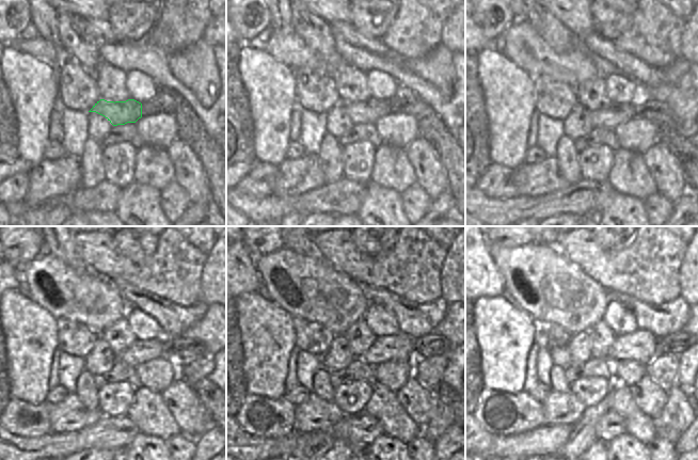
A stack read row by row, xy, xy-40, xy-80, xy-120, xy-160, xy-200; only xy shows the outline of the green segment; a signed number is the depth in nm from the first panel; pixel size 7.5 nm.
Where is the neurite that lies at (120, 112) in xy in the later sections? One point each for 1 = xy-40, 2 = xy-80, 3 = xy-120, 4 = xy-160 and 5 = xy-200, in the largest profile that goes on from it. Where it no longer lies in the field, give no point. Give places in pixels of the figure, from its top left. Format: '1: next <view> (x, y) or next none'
1: next xy-40 (365, 113)
2: next xy-80 (614, 114)
3: next xy-120 (142, 351)
4: next xy-160 (399, 346)
5: next xy-200 (639, 346)

